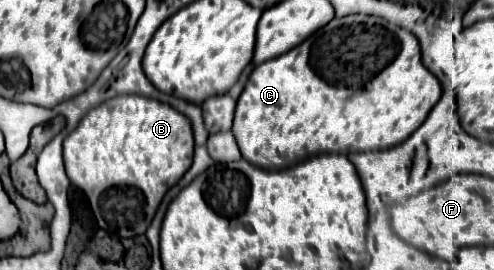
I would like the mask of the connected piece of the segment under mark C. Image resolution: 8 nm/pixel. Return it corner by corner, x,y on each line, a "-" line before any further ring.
378,16
334,18
290,52
258,64
236,106
234,136
242,158
266,170
294,166
318,152
384,150
404,142
440,100
440,80
422,64
418,38

